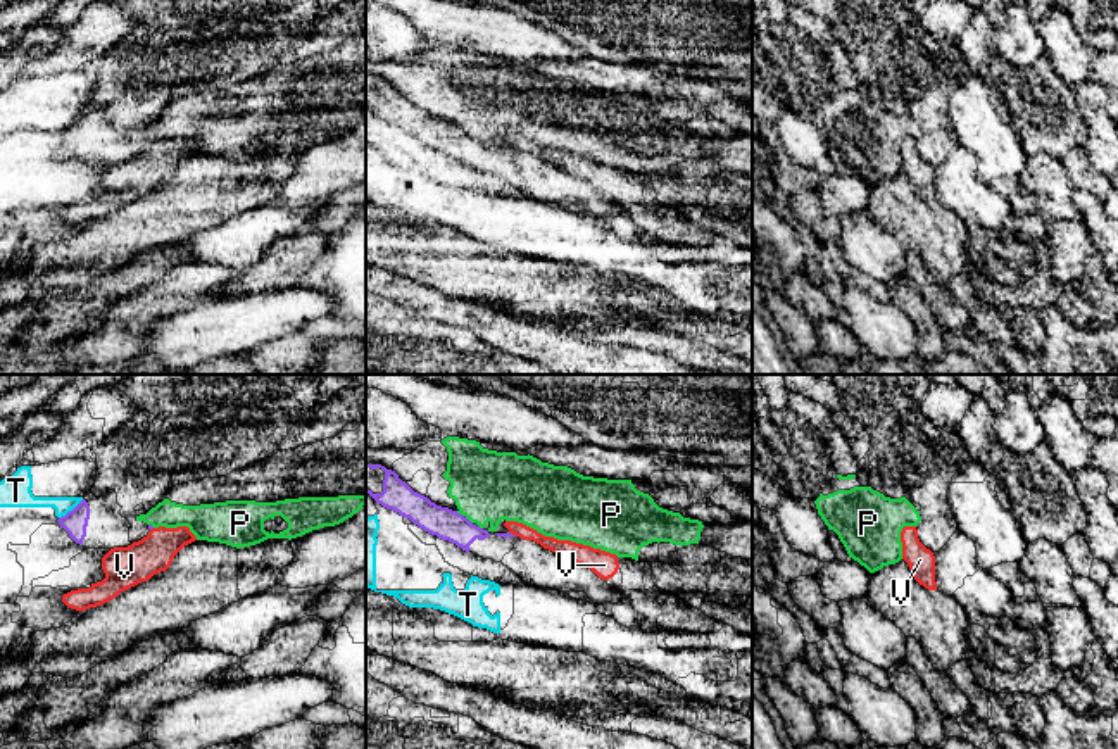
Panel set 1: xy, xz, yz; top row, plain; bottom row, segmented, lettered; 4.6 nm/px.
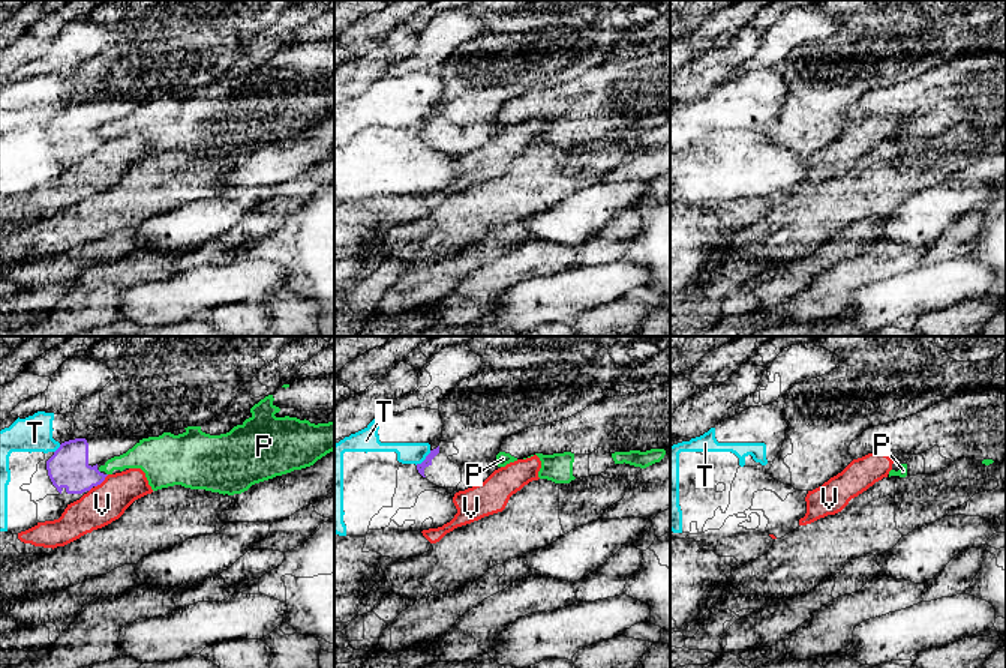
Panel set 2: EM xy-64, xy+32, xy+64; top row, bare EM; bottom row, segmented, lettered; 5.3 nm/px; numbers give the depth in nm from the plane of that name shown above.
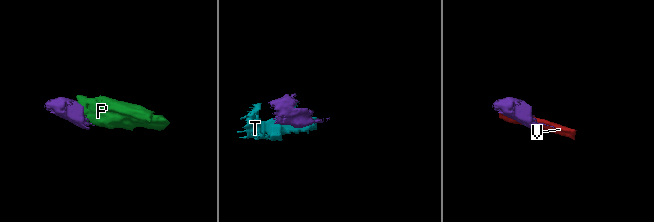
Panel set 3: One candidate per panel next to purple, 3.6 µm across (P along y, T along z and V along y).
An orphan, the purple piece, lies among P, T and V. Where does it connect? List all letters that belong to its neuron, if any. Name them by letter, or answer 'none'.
none

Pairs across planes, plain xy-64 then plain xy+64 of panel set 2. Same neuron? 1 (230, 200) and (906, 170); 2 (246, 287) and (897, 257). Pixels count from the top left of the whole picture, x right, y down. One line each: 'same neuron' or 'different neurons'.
1: different neurons
2: different neurons

